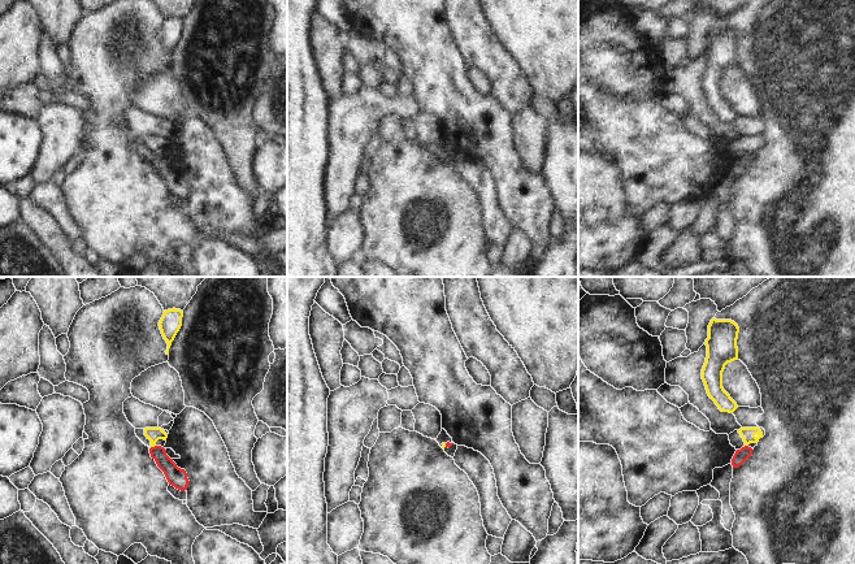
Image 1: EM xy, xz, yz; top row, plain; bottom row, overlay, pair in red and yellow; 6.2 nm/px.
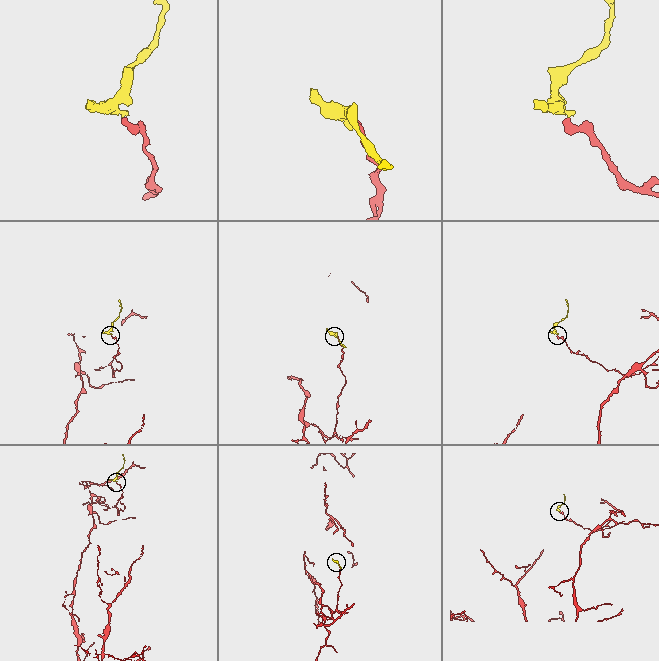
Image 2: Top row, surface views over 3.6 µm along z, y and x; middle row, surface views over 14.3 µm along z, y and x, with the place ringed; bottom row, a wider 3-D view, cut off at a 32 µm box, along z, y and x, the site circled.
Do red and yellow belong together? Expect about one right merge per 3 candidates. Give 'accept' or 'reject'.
reject

